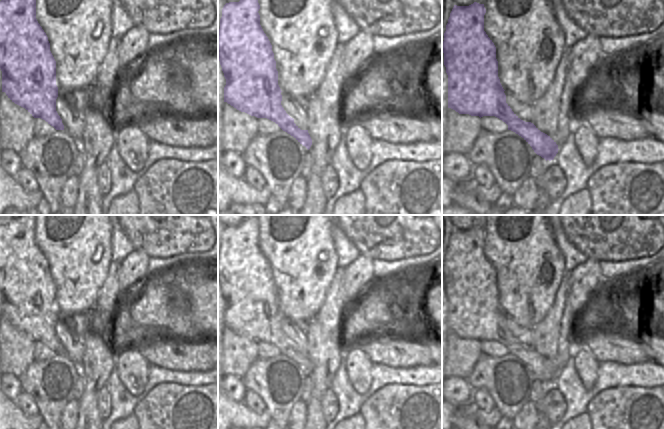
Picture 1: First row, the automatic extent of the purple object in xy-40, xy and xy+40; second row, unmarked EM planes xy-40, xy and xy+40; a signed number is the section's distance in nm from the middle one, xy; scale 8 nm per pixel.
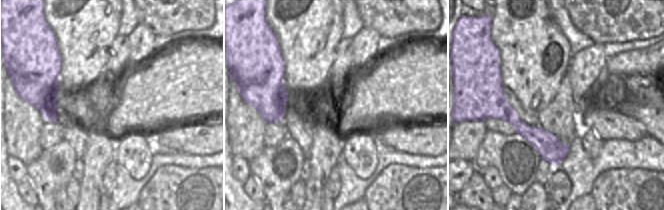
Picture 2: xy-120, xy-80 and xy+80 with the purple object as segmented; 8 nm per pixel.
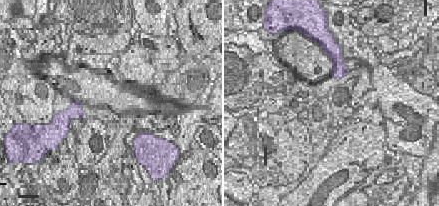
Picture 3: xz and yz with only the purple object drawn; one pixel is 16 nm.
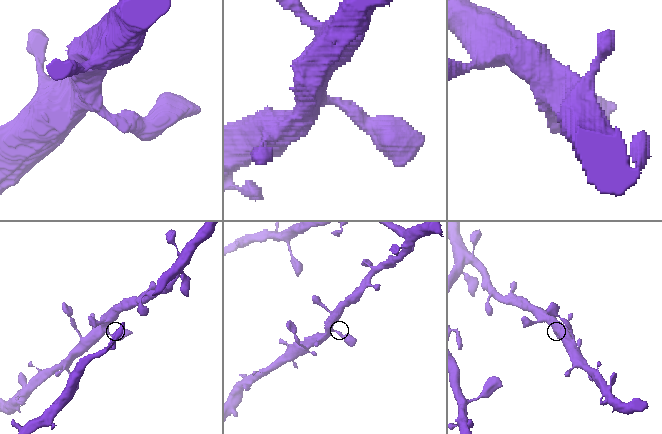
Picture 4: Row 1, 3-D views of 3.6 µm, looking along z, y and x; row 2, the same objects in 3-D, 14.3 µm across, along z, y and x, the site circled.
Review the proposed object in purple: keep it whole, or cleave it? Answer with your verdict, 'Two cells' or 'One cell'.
One cell

